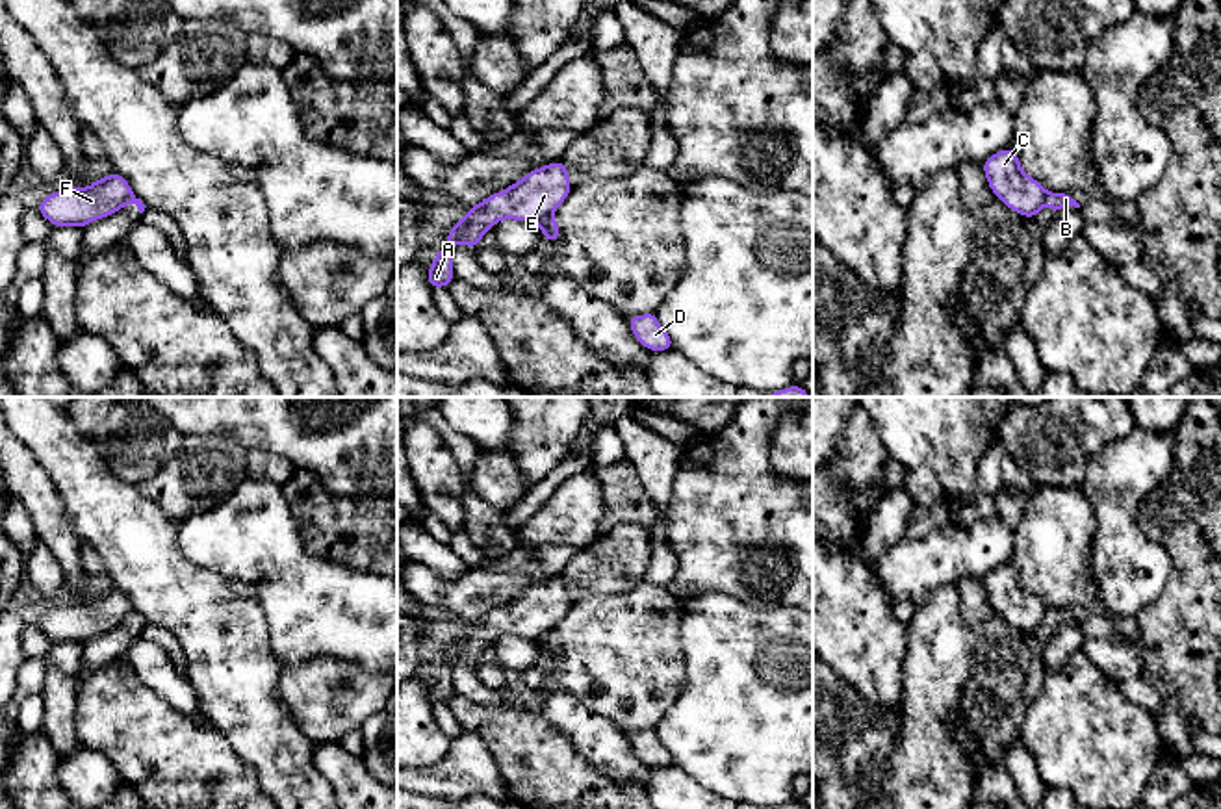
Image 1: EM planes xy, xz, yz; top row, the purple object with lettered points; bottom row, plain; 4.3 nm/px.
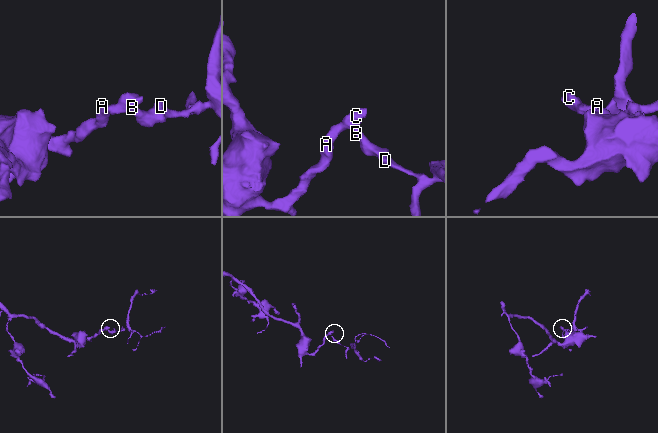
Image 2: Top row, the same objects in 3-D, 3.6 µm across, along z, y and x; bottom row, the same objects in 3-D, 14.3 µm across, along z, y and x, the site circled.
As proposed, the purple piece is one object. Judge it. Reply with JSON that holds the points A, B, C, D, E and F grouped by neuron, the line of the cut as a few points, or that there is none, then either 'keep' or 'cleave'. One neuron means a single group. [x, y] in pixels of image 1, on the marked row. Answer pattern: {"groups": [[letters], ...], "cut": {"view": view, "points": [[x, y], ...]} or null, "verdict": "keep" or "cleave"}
{"groups": [["A", "C", "E", "F"], ["B", "D"]], "cut": {"view": "xz", "points": [[550, 216], [539, 223]]}, "verdict": "cleave"}

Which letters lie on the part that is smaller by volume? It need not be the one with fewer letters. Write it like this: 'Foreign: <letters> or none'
Foreign: B, D

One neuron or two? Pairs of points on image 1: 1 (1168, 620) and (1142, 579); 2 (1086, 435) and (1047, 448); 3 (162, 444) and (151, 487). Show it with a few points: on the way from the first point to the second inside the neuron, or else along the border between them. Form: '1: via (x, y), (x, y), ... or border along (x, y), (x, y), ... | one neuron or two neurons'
1: border along (1171, 559), (1171, 574), (1164, 590), (1132, 616) | two neurons
2: via (1077, 435), (1056, 438) | one neuron
3: border along (182, 442), (153, 475), (136, 485) | two neurons

